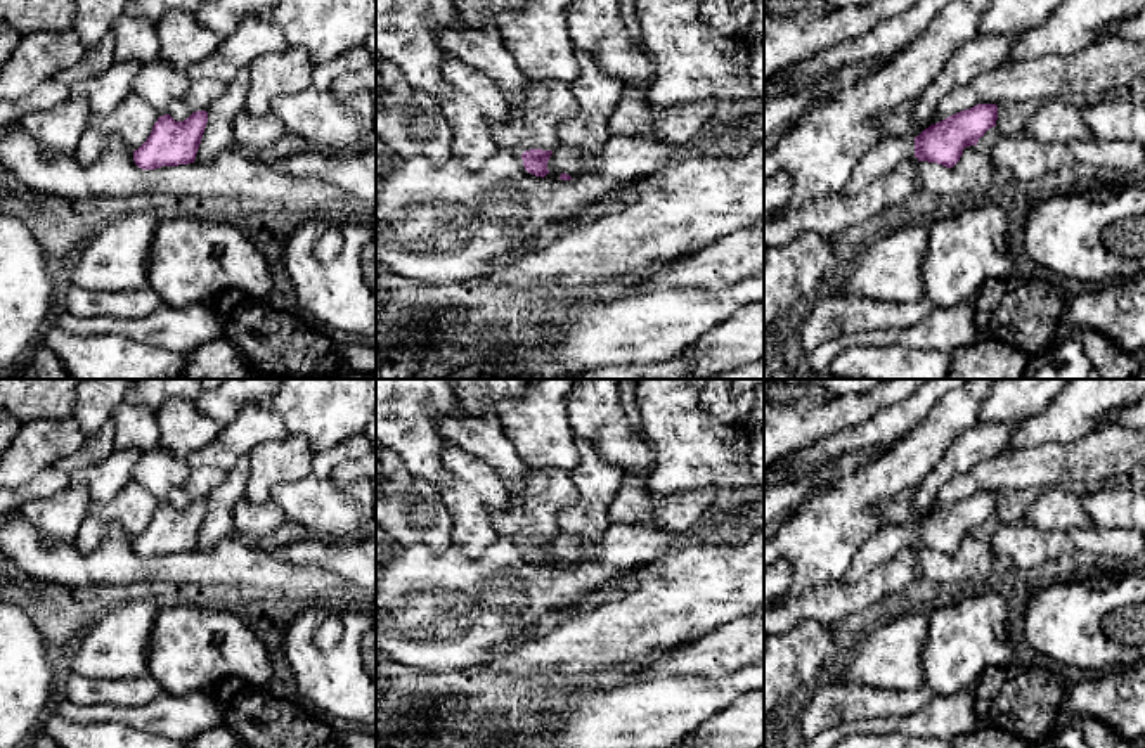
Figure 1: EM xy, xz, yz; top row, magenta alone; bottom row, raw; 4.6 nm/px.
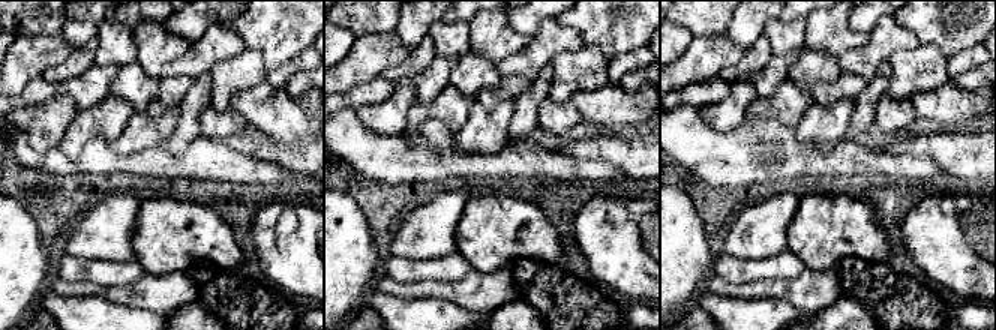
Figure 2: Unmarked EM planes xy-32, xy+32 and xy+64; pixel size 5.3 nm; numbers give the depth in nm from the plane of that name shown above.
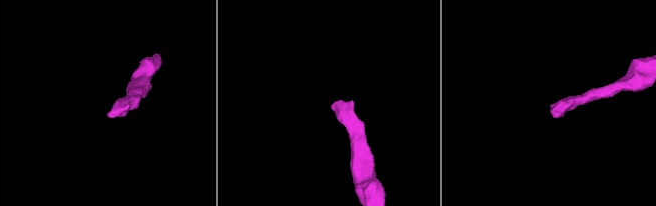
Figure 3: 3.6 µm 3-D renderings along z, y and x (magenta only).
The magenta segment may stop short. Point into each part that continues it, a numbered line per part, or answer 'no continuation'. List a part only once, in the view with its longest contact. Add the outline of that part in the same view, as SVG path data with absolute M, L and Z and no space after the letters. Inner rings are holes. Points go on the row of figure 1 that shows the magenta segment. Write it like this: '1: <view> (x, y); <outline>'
1: xz (534, 116); M527 81L521 94L508 102L508 119L492 121L490 132L499 149L556 151L560 126L577 109L570 85L561 81Z

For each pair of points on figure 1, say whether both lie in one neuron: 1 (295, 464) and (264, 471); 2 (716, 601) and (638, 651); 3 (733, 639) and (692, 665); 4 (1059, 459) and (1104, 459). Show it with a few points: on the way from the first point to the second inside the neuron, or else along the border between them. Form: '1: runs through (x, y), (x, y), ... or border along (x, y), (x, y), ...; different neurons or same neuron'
1: runs through (288, 464), (271, 464); same neuron
2: runs through (697, 601), (688, 601), (657, 632); same neuron
3: runs through (723, 648), (702, 657); same neuron
4: runs through (1069, 459), (1093, 459); same neuron

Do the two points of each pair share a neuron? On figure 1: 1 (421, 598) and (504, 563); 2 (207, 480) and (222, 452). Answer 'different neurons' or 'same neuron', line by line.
1: same neuron
2: different neurons

